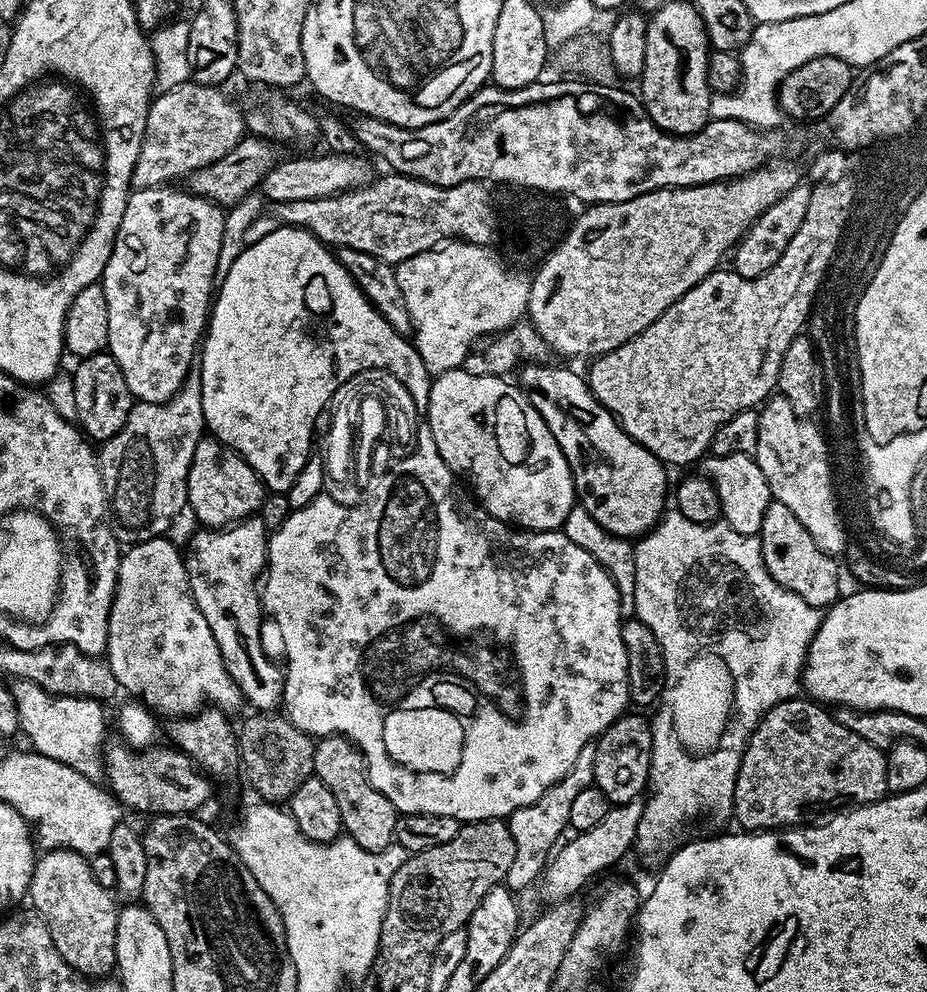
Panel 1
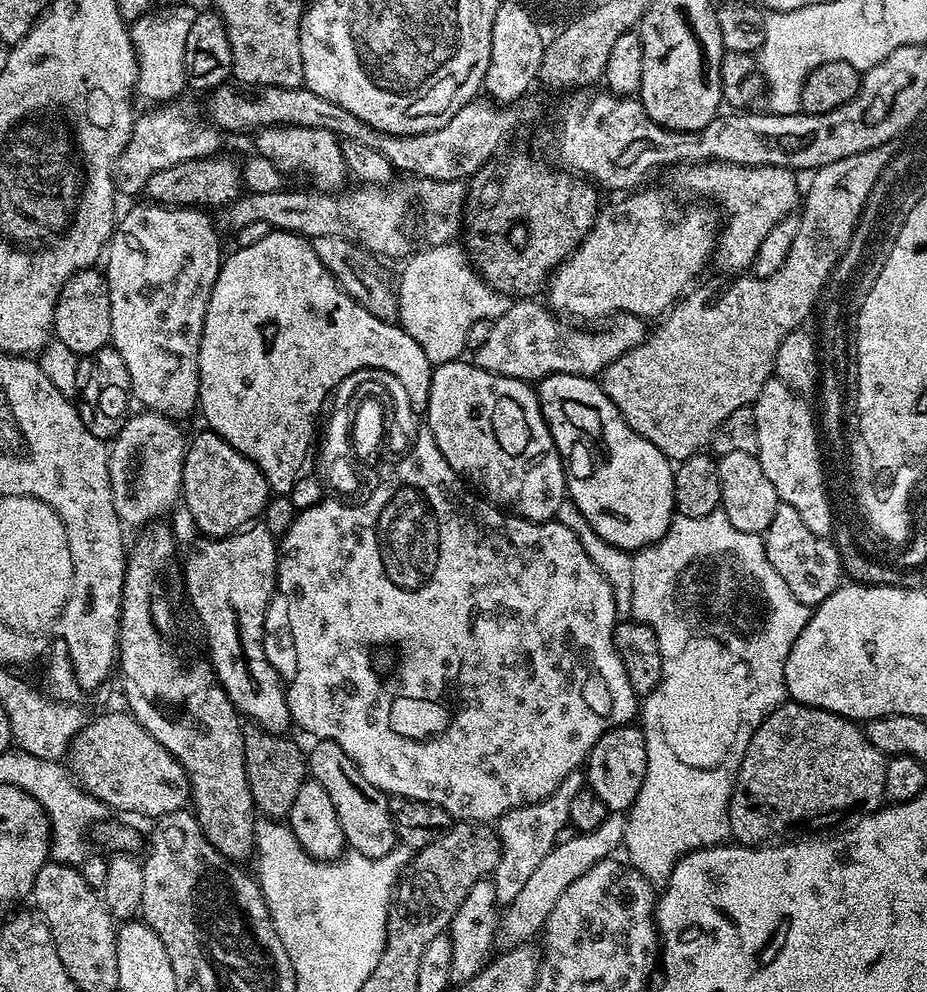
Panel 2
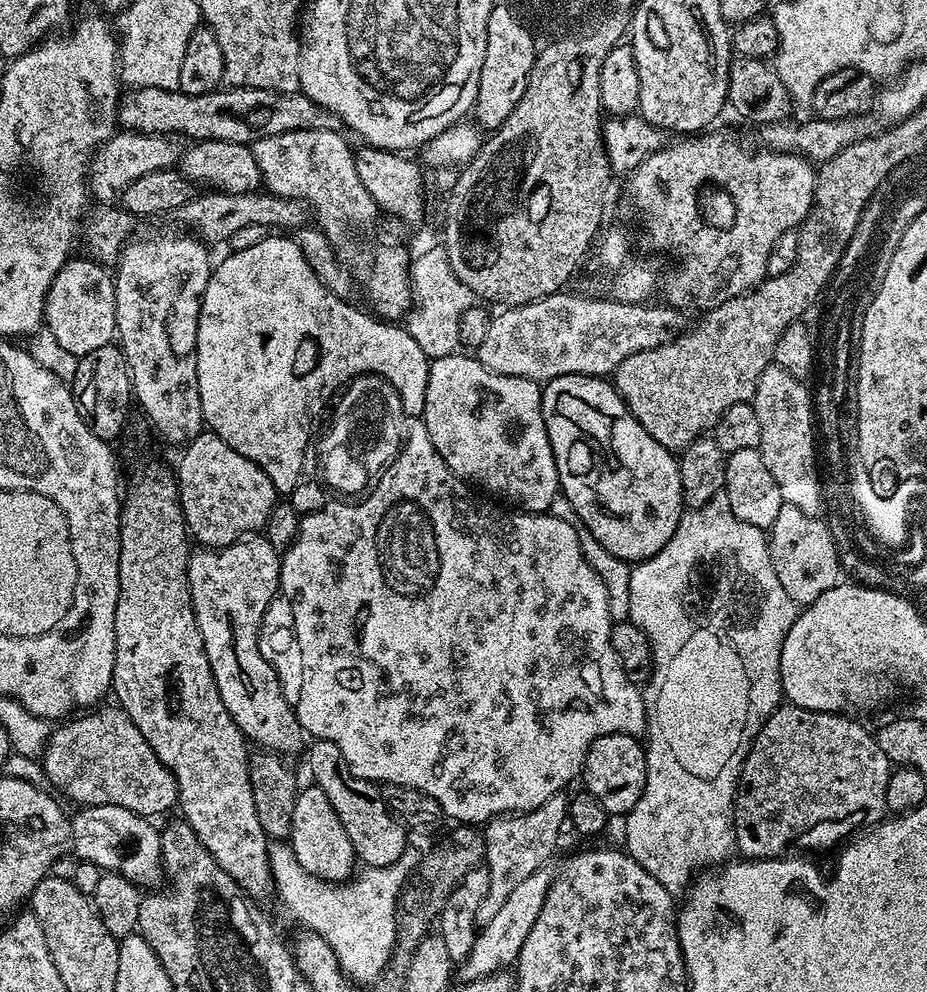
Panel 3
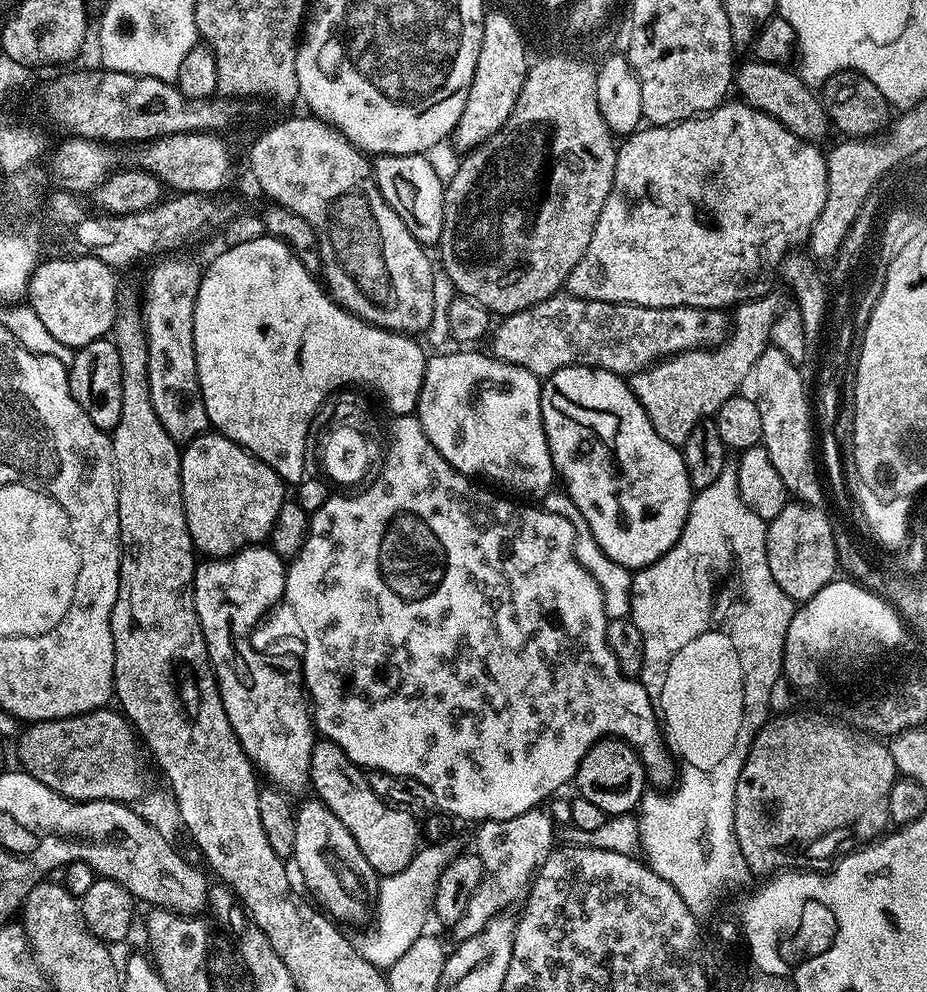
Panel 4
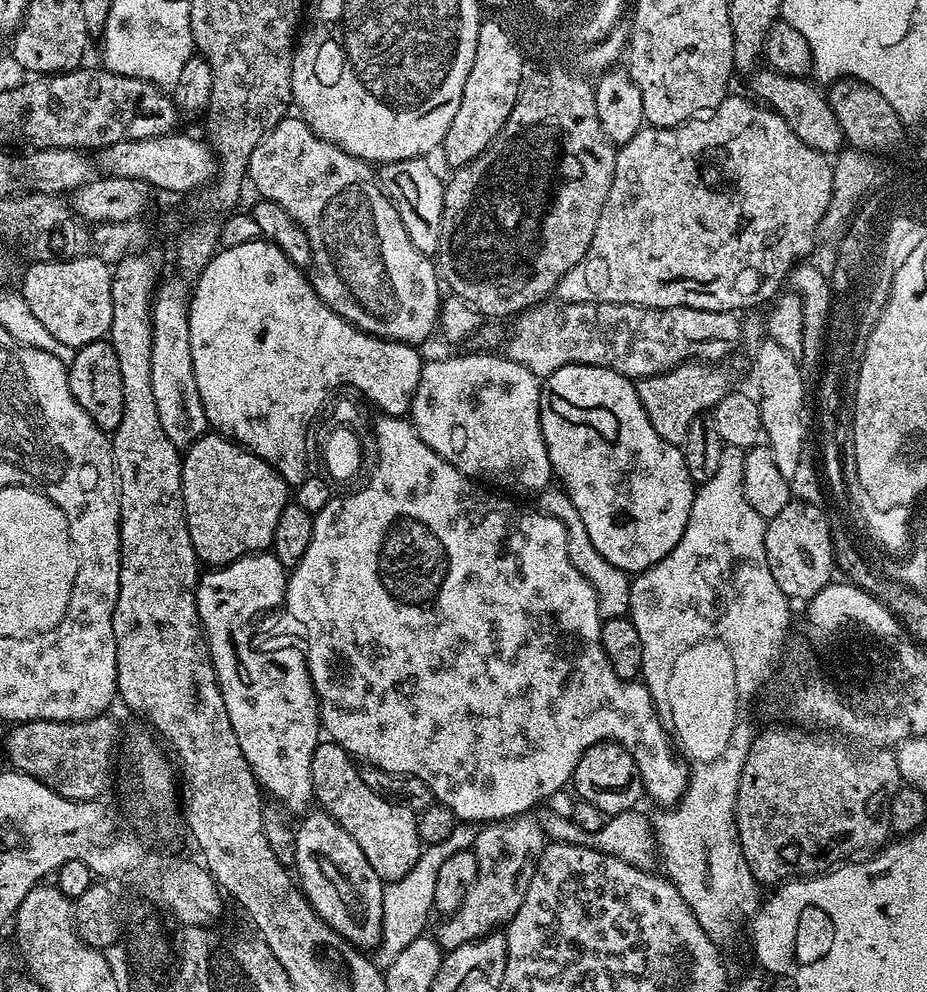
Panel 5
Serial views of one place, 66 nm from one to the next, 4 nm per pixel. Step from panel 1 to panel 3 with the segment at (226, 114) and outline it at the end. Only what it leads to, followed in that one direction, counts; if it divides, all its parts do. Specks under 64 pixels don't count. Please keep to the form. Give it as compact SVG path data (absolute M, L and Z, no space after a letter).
M120 130L111 136L104 145L97 148L90 160L90 192L93 197L101 196L101 201L112 202L118 194L123 194L126 186L150 170L169 167L182 156L182 144L179 139L158 132L134 132Z

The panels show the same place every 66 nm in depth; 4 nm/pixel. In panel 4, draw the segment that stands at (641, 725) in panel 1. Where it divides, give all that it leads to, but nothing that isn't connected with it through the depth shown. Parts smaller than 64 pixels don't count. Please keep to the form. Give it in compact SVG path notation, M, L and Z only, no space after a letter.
M605 738L591 744L581 755L574 788L578 795L594 802L594 806L599 806L609 816L622 816L631 813L644 797L646 769L636 750L627 742L619 738Z

